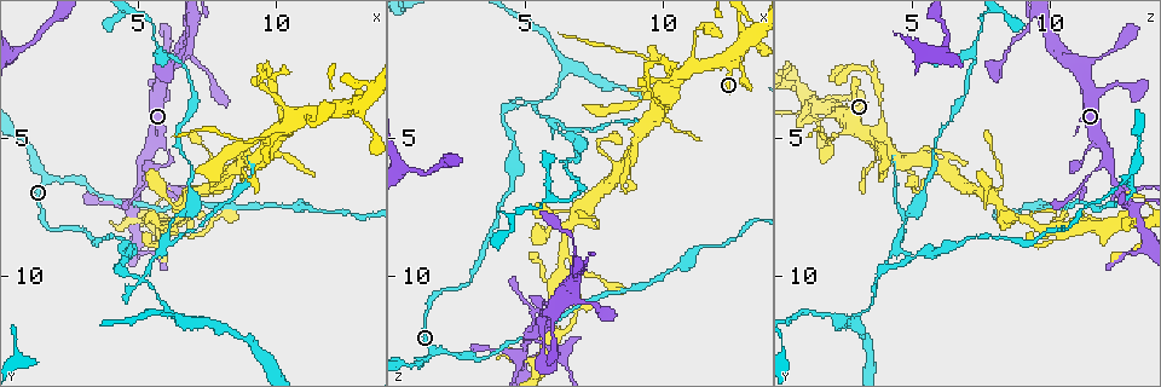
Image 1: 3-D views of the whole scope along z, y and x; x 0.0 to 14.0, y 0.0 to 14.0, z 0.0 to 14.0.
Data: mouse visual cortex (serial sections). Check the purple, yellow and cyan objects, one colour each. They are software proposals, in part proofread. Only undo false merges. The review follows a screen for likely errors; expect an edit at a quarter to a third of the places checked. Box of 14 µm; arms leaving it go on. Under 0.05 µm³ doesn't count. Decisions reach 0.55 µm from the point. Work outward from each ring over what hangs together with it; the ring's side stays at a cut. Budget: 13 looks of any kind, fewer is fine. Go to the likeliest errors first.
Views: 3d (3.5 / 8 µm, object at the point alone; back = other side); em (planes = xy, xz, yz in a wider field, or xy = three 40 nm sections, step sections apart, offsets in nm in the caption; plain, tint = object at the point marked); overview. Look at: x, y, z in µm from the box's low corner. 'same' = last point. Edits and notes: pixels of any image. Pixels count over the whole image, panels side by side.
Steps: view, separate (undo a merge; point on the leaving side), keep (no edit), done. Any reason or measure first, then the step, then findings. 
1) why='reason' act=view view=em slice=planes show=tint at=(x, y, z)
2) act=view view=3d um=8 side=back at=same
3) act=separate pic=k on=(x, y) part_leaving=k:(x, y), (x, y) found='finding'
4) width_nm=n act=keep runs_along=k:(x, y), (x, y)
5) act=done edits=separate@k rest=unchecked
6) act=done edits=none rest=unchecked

why='thin neck' act=view view=em slice=xy step=3 show=tint at=(5.2, 10.0, 3.8)

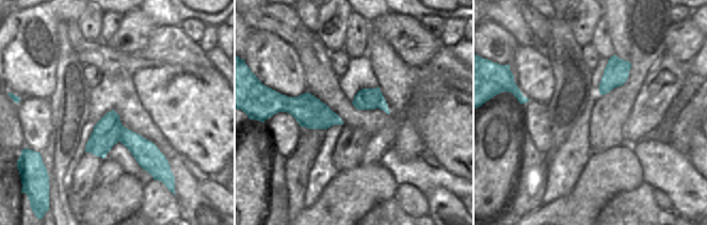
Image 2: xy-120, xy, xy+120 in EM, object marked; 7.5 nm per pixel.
why='see where the arms go' act=view view=3d um=3.5 at=same

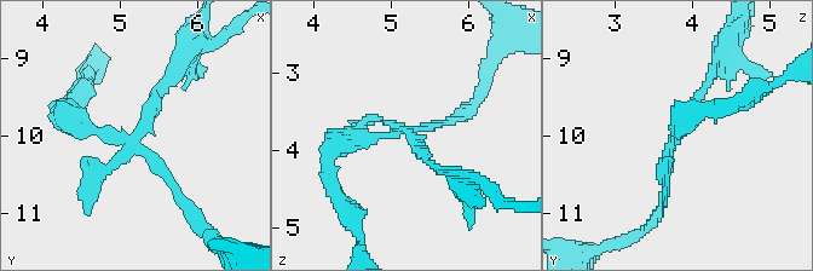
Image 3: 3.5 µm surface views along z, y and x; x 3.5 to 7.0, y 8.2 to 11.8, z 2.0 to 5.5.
act=separate pic=3 on=(92, 171) part_leaving=3:(132, 136), (191, 46) found='a second cell is stuck on'

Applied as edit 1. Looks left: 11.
why='three arms meet' act=view view=3d um=8 at=(6.6, 11.6, 2.5)

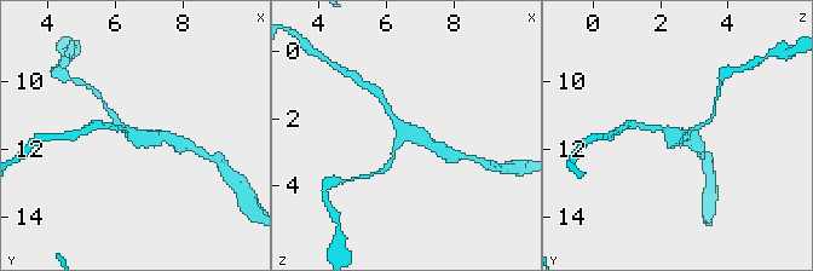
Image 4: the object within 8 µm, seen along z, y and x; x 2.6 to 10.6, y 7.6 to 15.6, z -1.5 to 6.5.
act=view view=3d um=3.5 side=back at=(6.5, 11.5, 2.5)

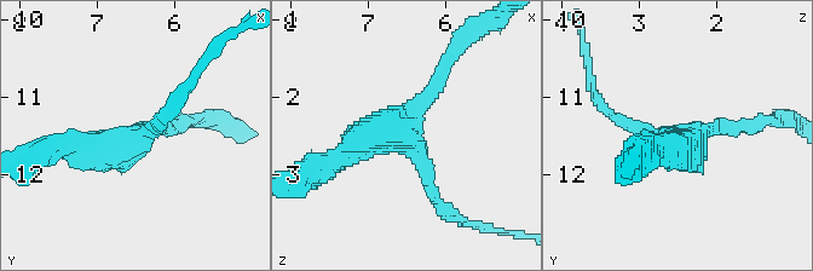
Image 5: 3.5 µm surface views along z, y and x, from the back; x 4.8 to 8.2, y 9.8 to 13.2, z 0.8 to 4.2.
arms=3 arm_widths_nm=150,200,300 act=view view=em slice=xy step=3 show=tint at=(6.55, 11.60, 2.45)

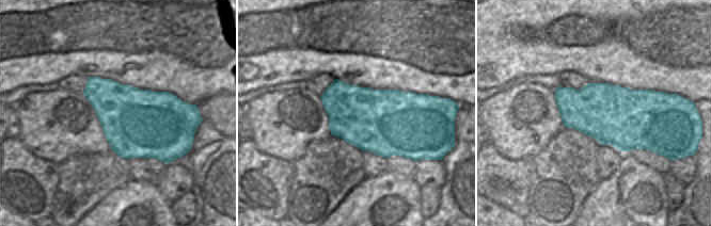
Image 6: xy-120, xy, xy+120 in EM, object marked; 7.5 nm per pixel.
act=keep runs_along=5:(161, 116), (124, 145), (57, 145) found='all the same cell'

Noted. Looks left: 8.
why='thick turns thin' act=view view=3d um=3.5 at=(10.1, 4.4, 4.0)

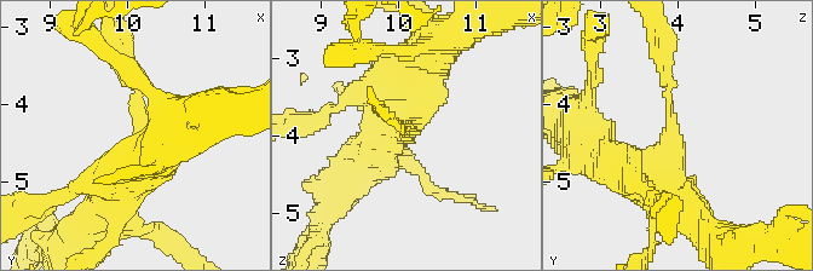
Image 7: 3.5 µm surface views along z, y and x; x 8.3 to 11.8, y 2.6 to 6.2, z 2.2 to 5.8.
arm_widths_nm=100,500 why='now the EM' act=view view=em slice=xy step=5 show=tint at=(10.15, 4.25, 3.95)

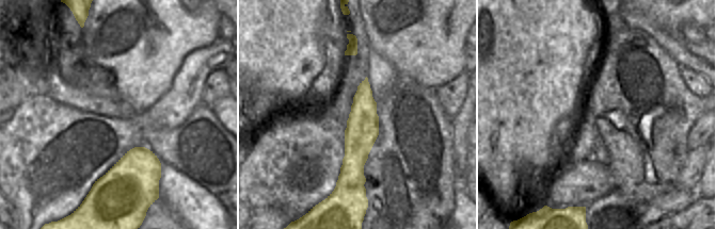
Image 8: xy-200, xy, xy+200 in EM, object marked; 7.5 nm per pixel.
act=keep runs_along=8:(365, 82), (363, 128), (349, 186) found='all the same cell'

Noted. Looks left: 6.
why='two arms in line, one across' act=view view=3d um=8 at=(5.1, 6.6, 12.4)

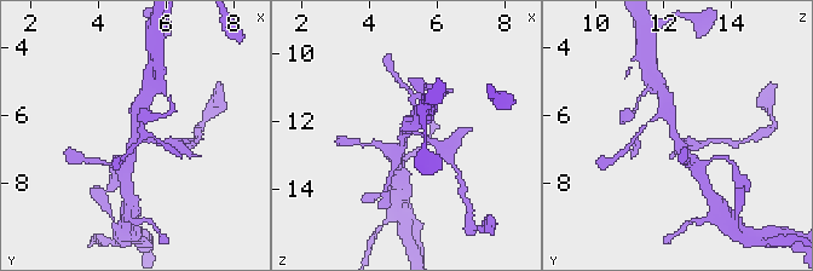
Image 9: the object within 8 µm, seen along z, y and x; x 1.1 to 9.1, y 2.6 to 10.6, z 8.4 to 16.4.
arms=3 arm_widths_nm=200,300,450 why='shape alone is not enough' act=view view=em slice=xy step=5 show=tint at=(5.0, 6.6, 12.3)

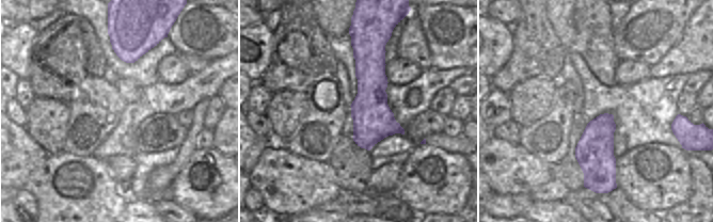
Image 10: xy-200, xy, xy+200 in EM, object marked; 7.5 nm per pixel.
act=keep runs_along=10:(367, 41), (368, 146) found='continuous, no second cell'

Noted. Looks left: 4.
why='side arm on a straight run' act=view view=3d um=3.5 at=(10.1, 4.9, 2.2)

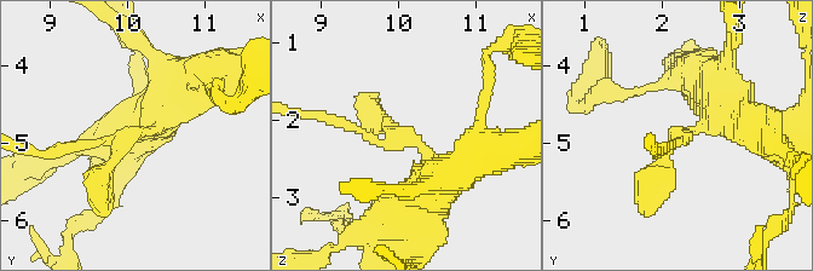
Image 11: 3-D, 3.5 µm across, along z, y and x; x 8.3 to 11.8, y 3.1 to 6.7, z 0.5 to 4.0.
arms=3 arm_widths_nm=150,300,400 act=view view=em slice=xy step=2 show=tint at=(10.05, 4.90, 2.20)

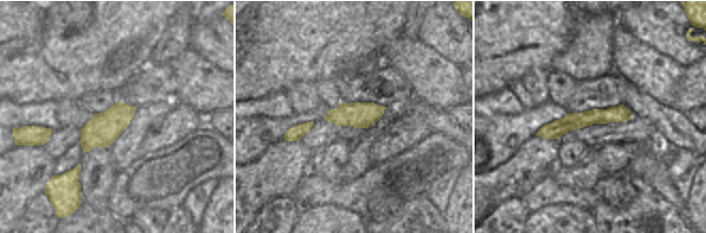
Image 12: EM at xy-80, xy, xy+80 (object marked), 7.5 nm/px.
act=separate pic=11 on=(328, 117) part_leaving=11:(365, 133), (321, 115), (303, 115) found='two cells meet here'

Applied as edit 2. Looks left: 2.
act=done edits=separate@3,separate@11 rest=unchecked

